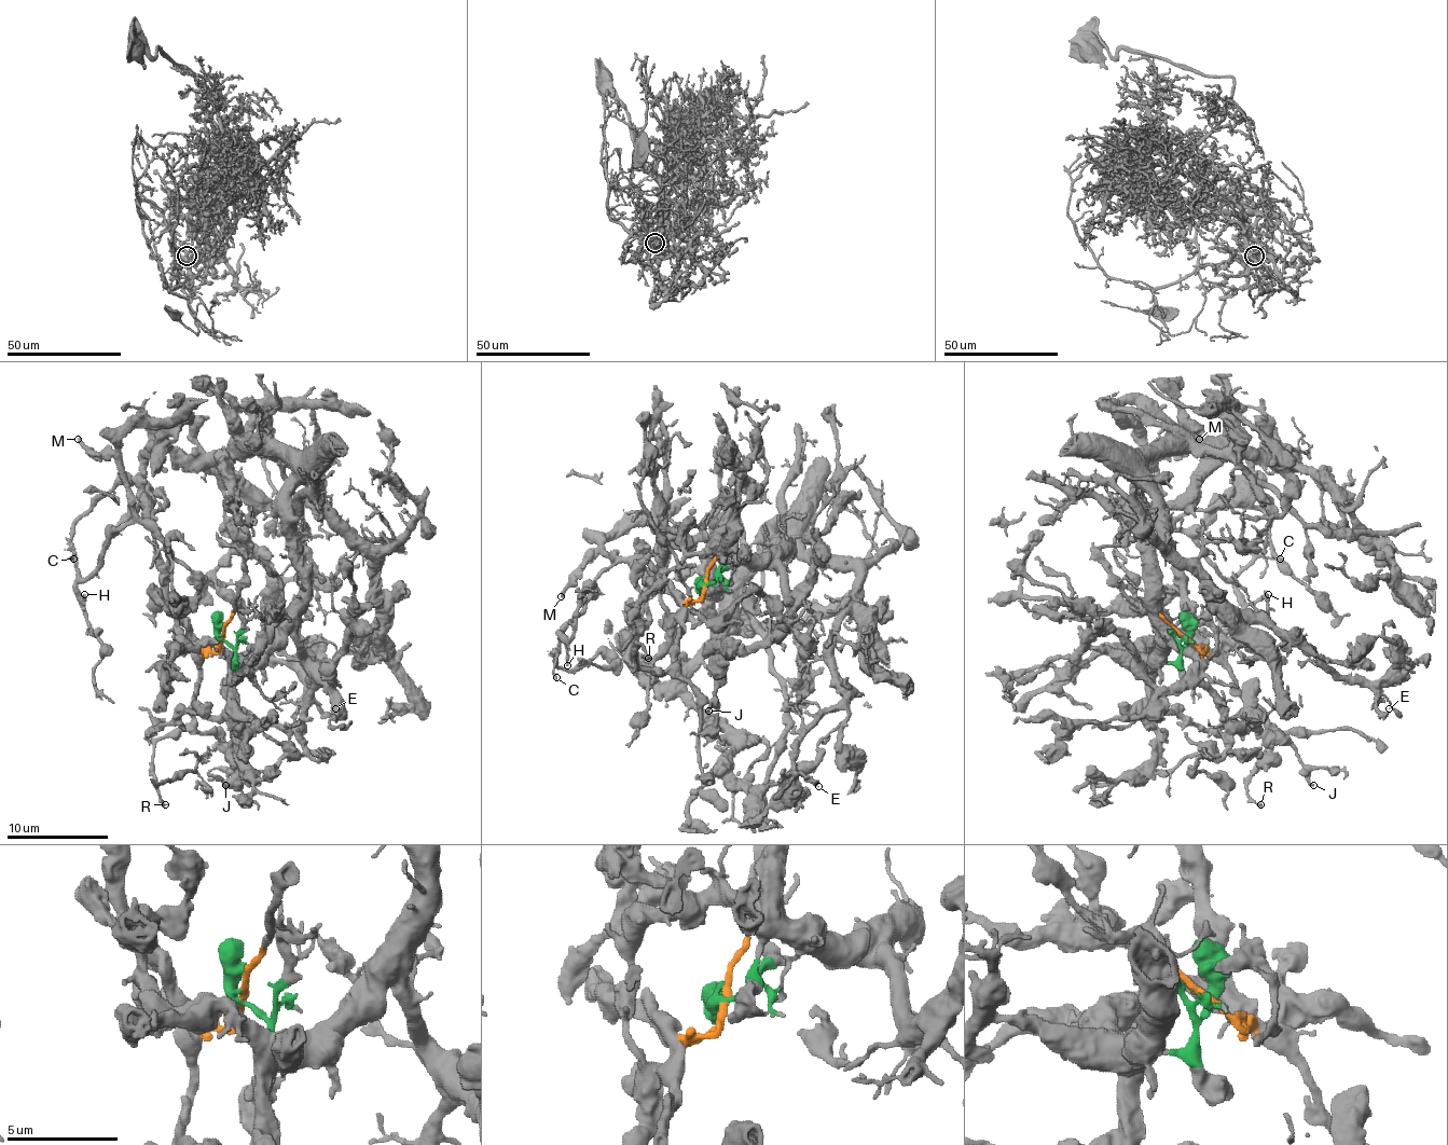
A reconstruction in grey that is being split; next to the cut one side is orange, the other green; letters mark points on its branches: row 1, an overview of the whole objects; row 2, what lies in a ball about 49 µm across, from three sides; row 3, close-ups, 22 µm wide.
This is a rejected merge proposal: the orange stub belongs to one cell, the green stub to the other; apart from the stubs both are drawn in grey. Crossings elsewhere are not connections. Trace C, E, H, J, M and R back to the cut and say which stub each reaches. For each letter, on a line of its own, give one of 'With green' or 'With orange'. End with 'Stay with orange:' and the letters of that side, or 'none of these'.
C: With orange
E: With green
H: With orange
J: With green
M: With orange
R: With orange
Stay with orange: C, H, M, R

